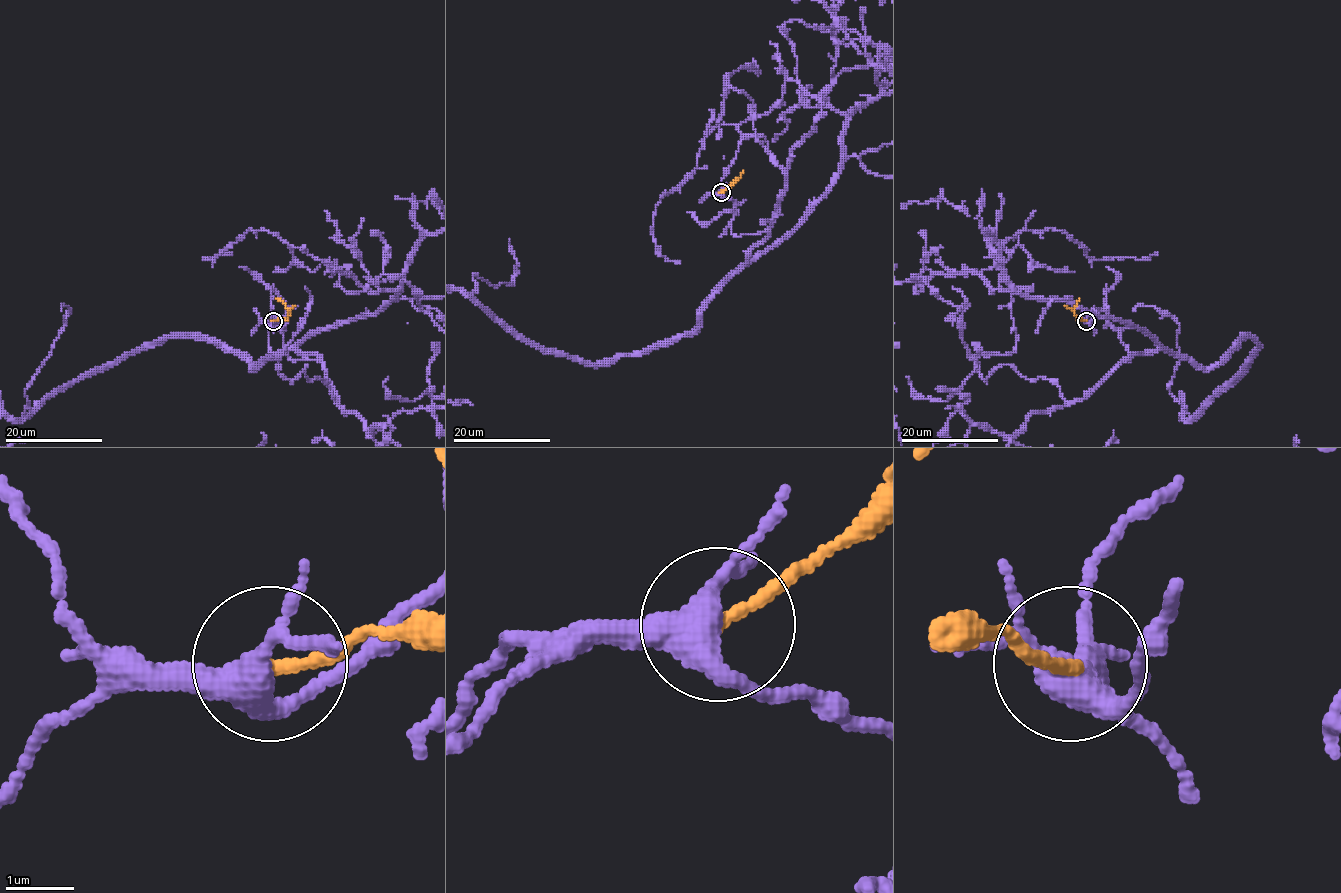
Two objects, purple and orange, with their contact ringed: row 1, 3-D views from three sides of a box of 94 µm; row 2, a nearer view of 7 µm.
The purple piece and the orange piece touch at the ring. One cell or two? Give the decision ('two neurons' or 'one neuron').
two neurons

